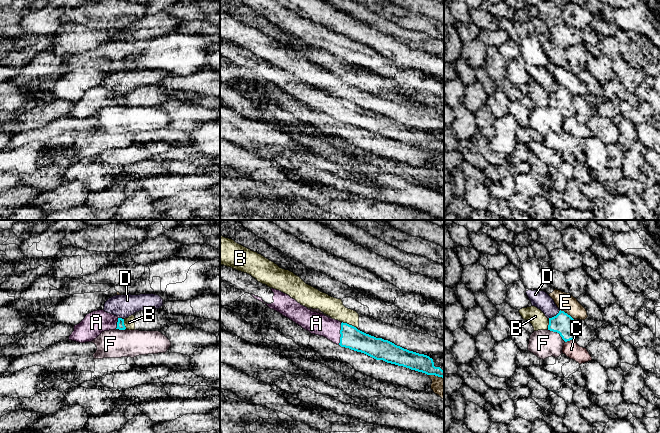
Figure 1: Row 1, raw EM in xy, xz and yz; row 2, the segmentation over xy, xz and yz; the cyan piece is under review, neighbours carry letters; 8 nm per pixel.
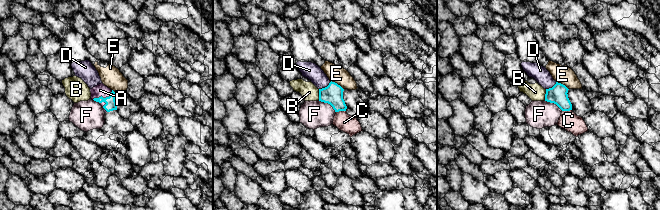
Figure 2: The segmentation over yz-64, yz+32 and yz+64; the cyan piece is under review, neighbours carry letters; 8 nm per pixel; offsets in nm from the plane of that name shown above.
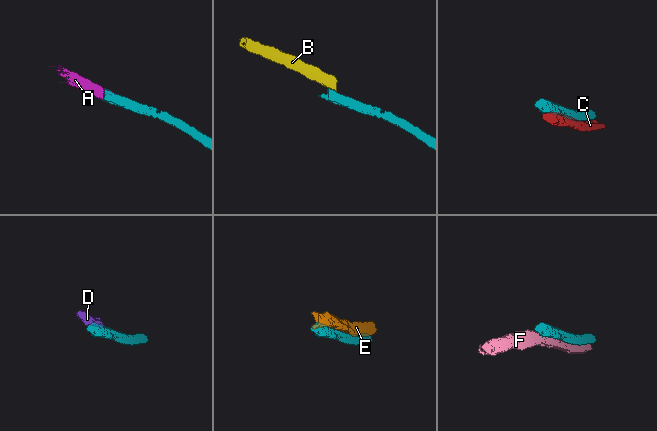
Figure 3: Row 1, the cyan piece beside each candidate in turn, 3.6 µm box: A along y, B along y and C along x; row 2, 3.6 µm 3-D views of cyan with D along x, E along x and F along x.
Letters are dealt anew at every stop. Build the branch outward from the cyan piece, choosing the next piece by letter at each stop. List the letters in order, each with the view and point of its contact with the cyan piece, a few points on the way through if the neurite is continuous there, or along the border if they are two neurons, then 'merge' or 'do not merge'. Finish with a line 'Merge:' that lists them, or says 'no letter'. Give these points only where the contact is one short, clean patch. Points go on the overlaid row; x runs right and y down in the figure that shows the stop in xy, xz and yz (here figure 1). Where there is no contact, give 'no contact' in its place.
A: xz (340, 333) | across xz (352, 338), (340, 333), (316, 323) | merge
B: xz (348, 324) | along xz (342, 321), (356, 328) | do not merge
C: yz (569, 340) | do not merge
D: yz (554, 316) | do not merge
E: yz (566, 313) | do not merge
F: yz (557, 332) | do not merge
Merge: A

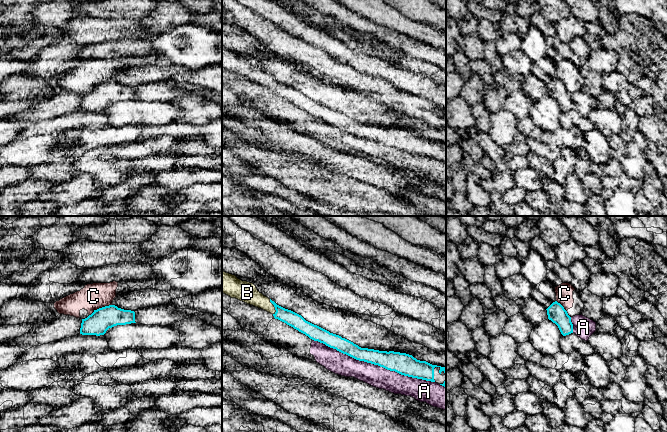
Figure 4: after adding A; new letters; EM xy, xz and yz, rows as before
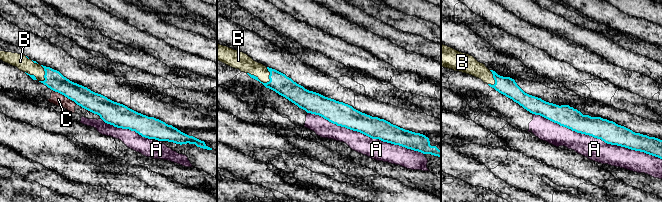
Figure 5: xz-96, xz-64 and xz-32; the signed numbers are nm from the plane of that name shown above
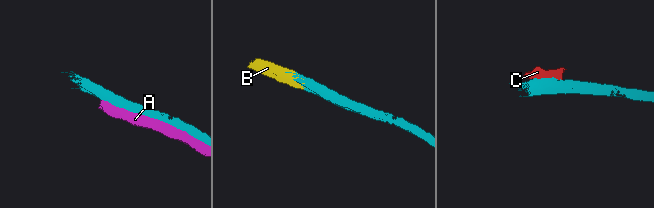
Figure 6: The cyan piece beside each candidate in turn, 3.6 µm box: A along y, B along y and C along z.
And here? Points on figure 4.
A: xz (373, 363) | do not merge
B: xz (274, 306) | merge
C: xy (100, 308) | do not merge
Merge: B

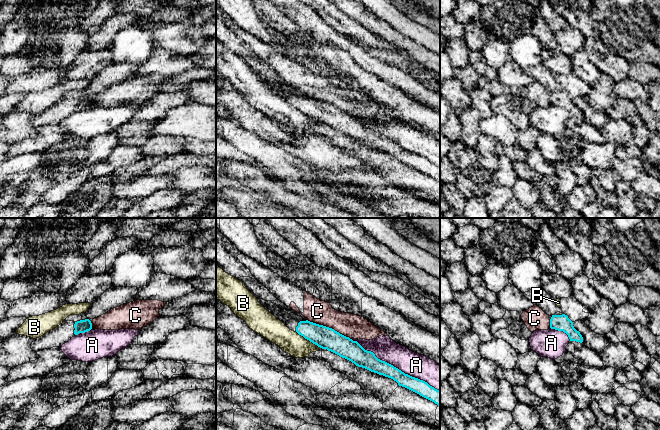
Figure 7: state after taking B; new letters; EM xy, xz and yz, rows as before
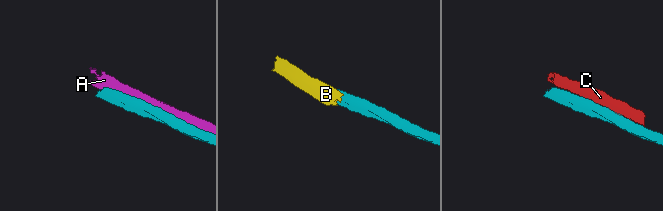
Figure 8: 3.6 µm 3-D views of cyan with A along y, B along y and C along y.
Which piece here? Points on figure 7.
A: xz (393, 366) | do not merge
B: xz (308, 339) | along xz (296, 331), (320, 347) | do not merge
C: xz (328, 327) | do not merge
Merge: no letter

